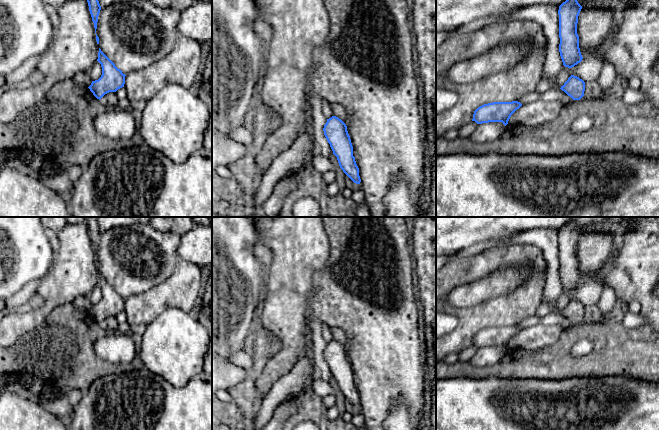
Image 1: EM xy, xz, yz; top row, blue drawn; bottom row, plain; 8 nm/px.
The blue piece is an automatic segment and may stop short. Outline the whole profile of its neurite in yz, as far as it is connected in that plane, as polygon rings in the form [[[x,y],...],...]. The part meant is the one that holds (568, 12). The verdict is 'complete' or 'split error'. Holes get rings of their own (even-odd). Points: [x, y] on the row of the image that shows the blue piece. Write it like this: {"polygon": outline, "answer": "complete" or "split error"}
{"polygon": [[[566,0],[559,6],[559,52],[563,65],[572,68],[583,59],[577,34],[578,16],[582,6],[577,0]]], "answer": "complete"}

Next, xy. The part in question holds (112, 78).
{"polygon": [[[99,48],[97,61],[101,64],[102,75],[98,80],[92,81],[88,87],[97,99],[101,99],[109,92],[116,92],[124,87],[125,74]]], "answer": "complete"}

